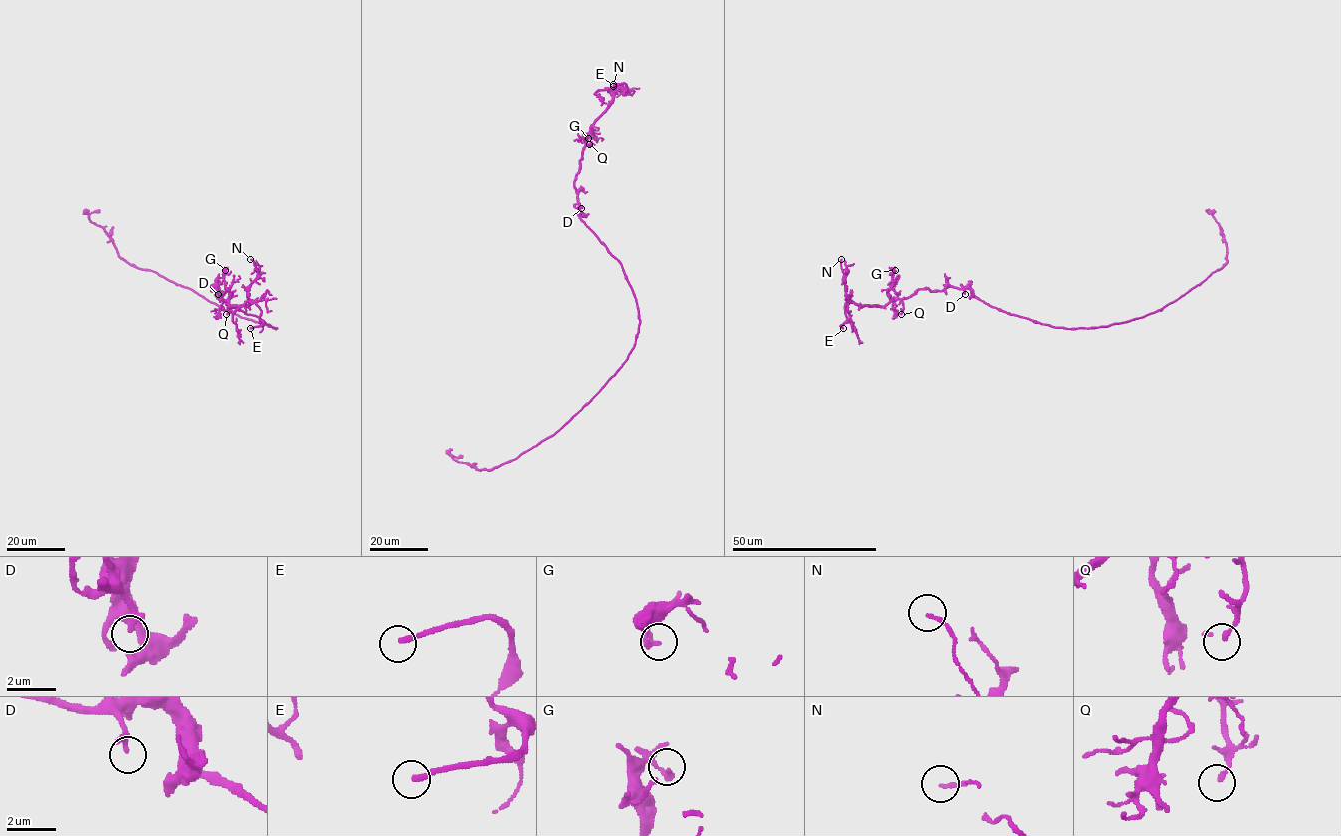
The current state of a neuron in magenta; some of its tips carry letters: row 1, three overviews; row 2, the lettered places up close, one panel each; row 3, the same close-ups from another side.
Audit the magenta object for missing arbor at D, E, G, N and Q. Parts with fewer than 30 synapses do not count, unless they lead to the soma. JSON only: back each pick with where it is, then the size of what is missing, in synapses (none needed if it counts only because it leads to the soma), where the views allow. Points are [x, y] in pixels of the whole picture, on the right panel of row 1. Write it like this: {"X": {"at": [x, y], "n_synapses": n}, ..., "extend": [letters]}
{"E": {"at": [843, 328]}, "extend": ["E"]}

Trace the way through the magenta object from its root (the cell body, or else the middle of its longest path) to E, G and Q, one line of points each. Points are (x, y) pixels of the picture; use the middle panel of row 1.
E: (638, 310), (622, 264), (578, 215), (574, 186), (594, 121), (613, 94), (626, 87), (613, 86)
G: (638, 310), (622, 264), (578, 215), (574, 180), (585, 138), (592, 130), (587, 135), (588, 138)
Q: (638, 310), (622, 264), (578, 215), (574, 180), (583, 148), (587, 144), (590, 146), (589, 144)

